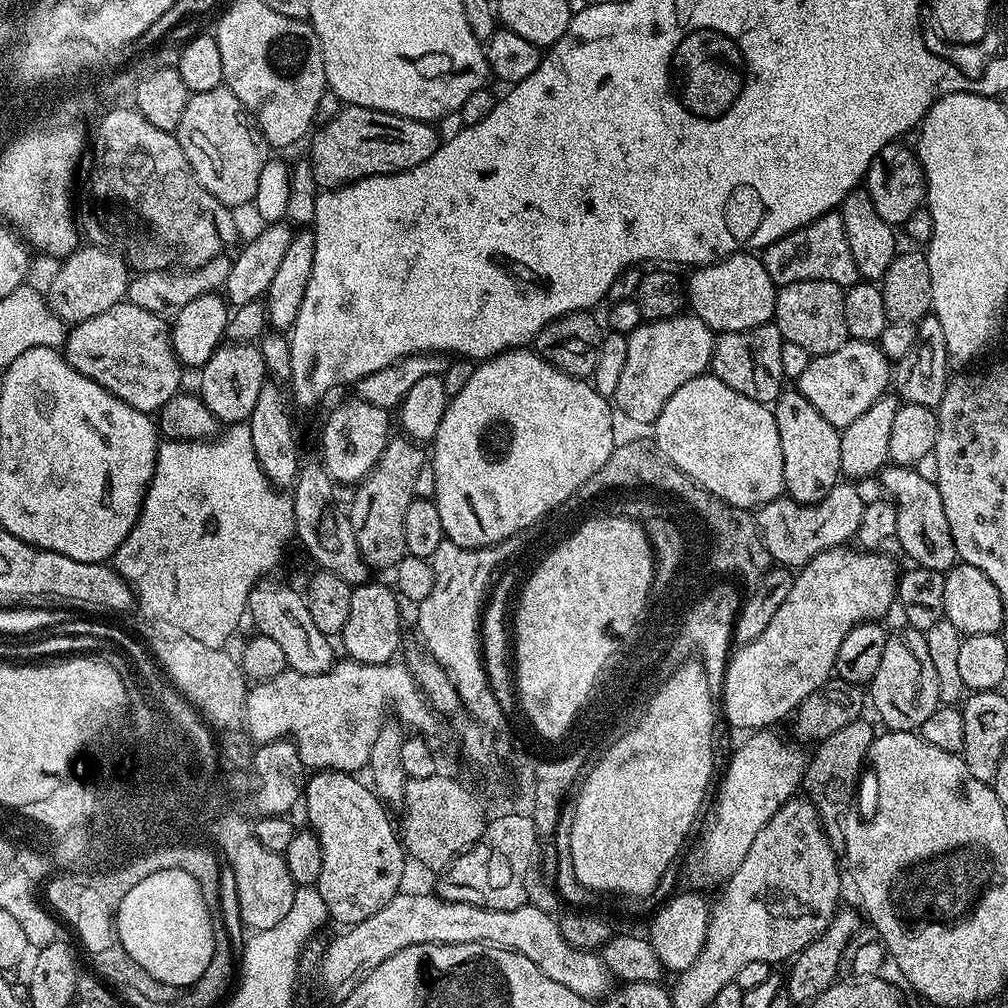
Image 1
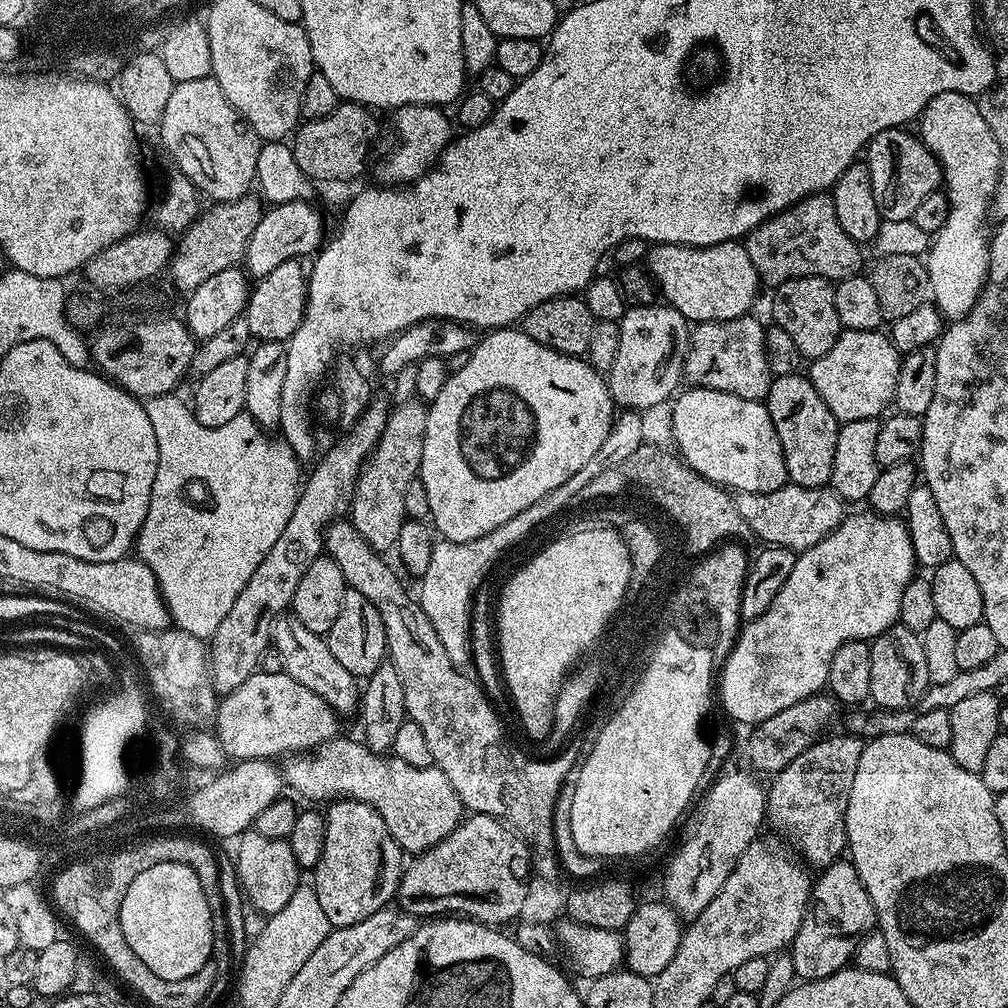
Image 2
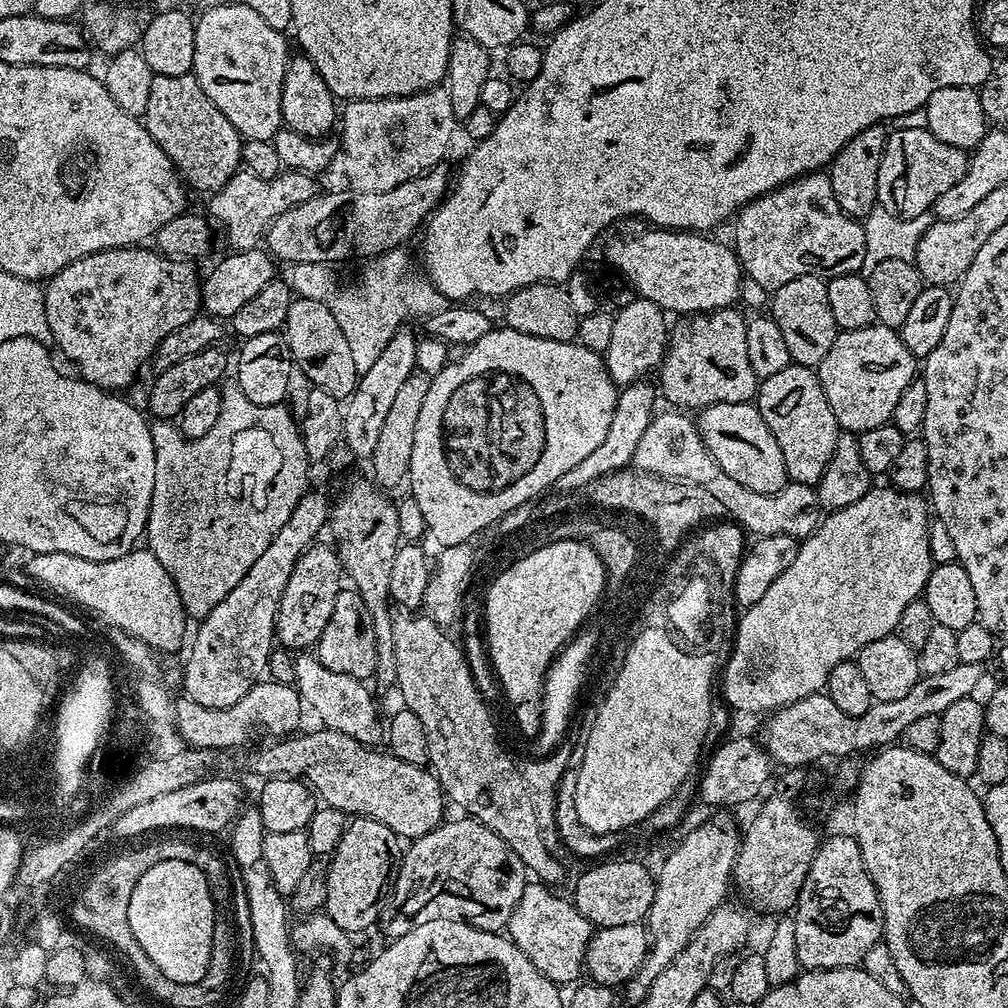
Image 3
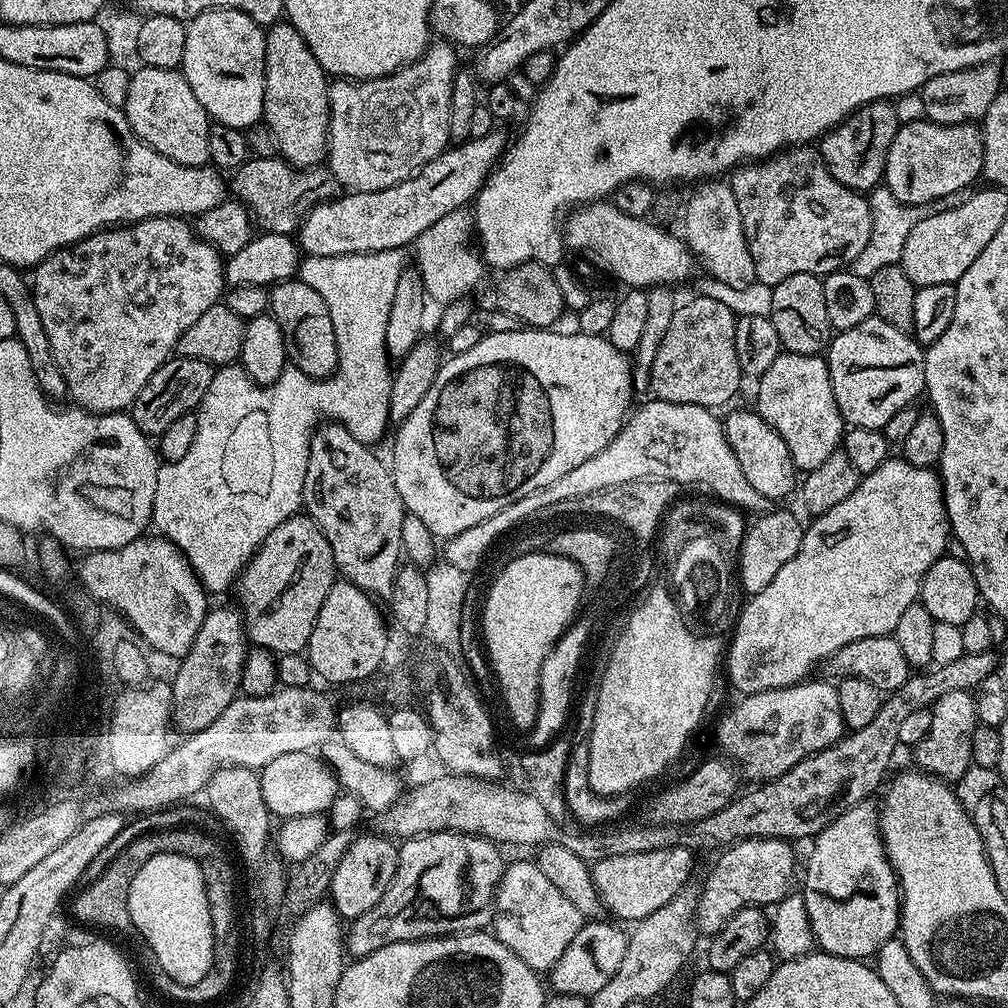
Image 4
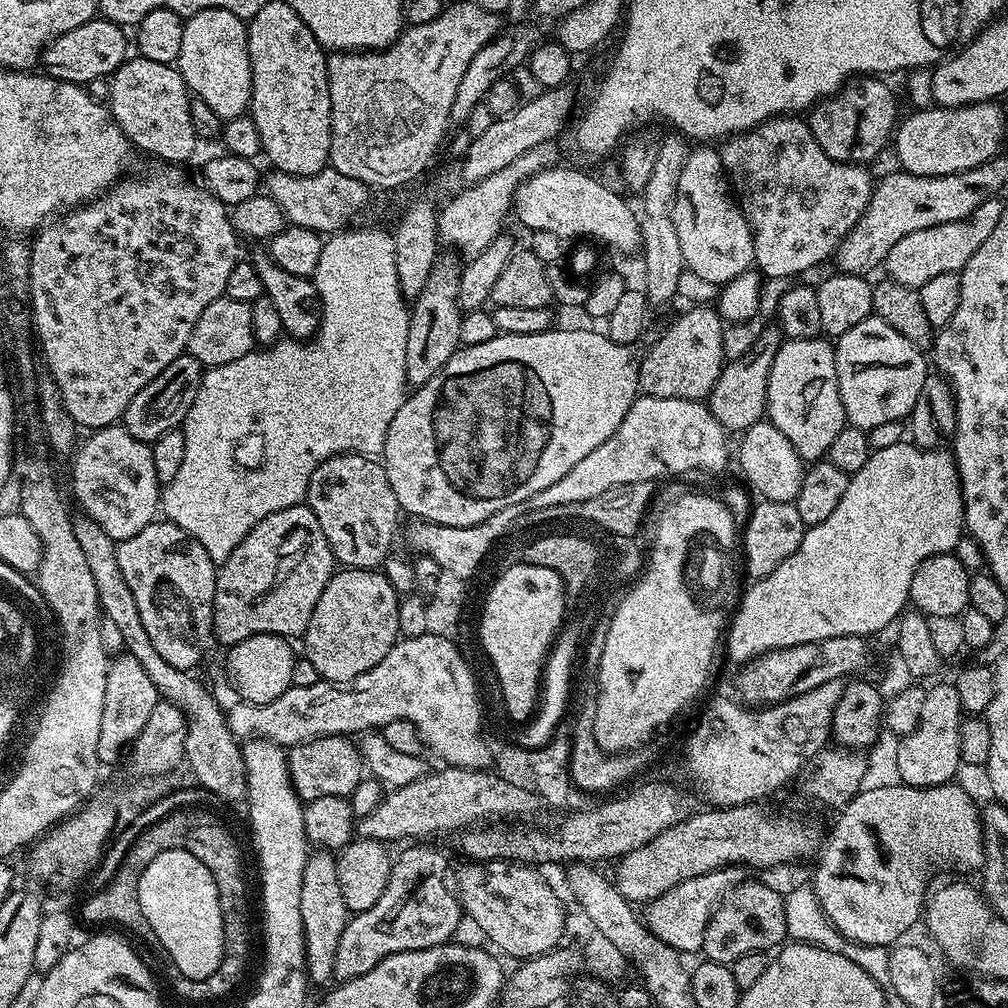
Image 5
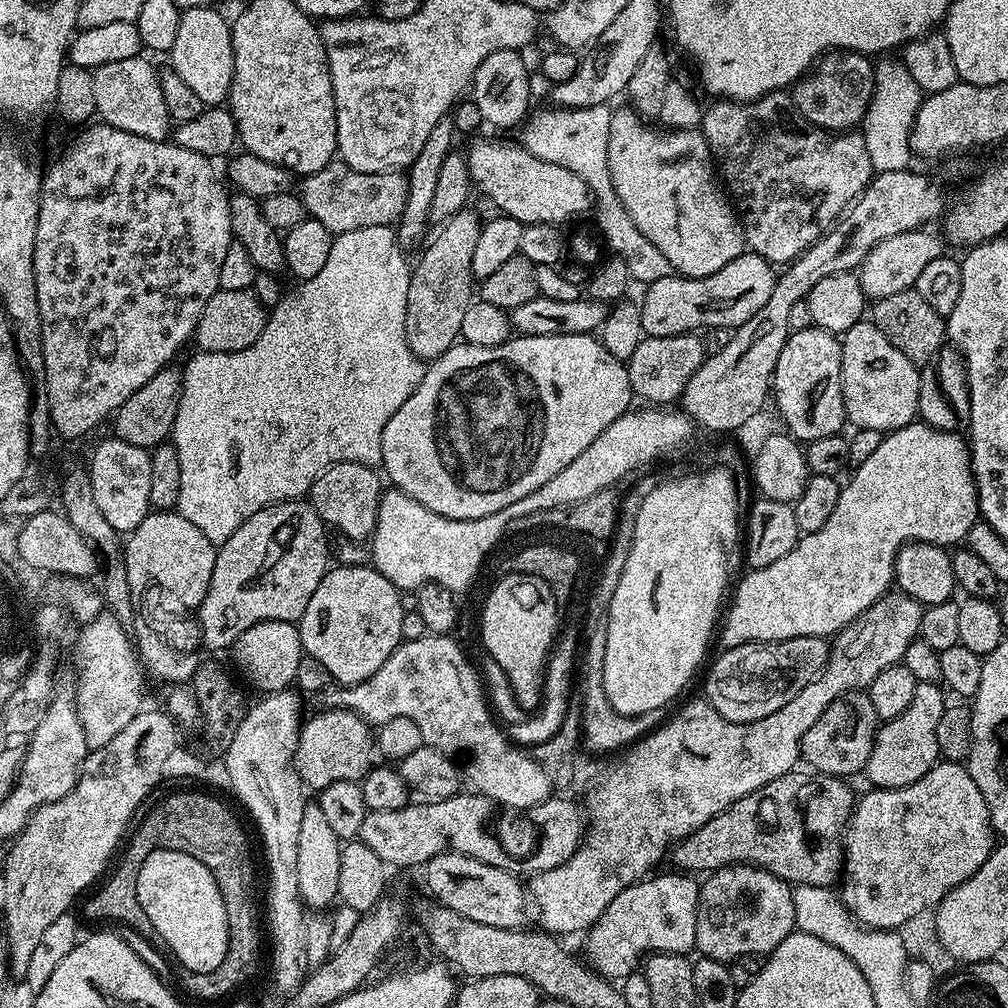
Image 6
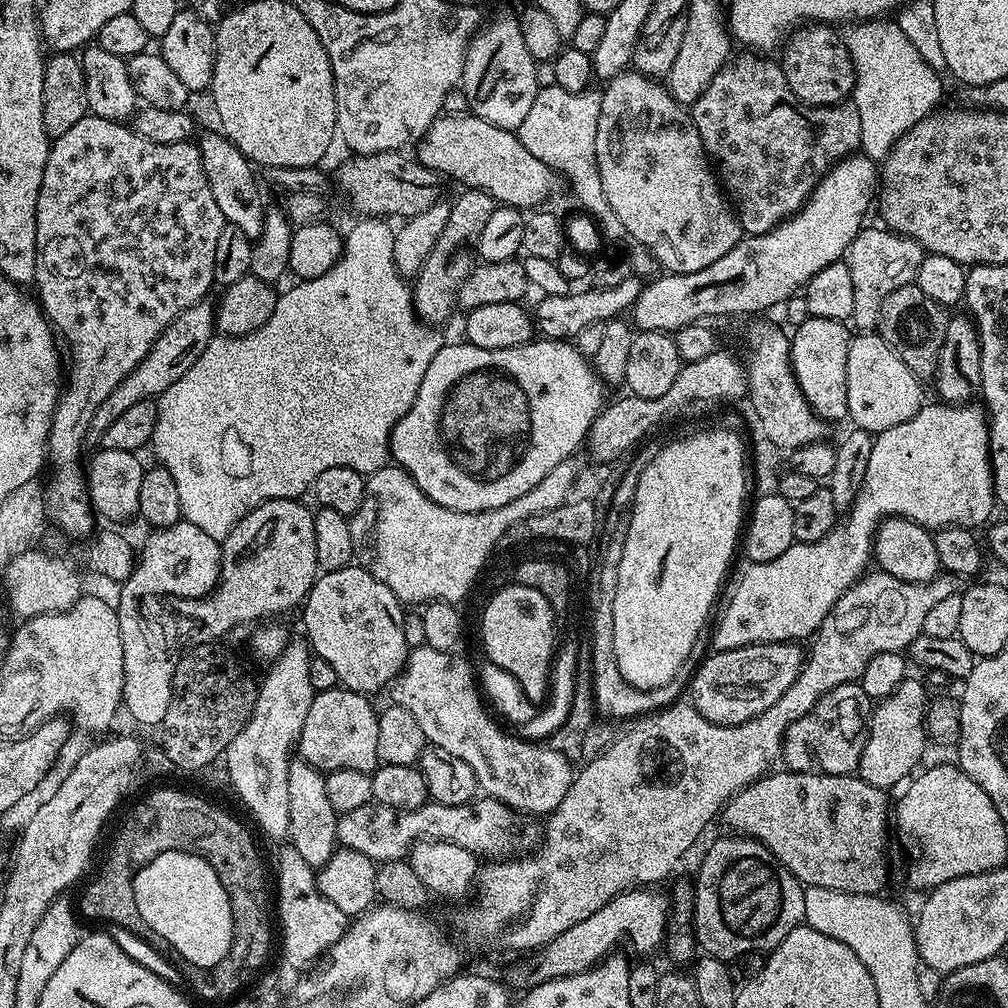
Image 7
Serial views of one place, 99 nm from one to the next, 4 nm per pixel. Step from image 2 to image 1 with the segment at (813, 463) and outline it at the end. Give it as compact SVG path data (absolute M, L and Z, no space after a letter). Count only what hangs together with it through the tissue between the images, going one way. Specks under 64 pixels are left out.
M785 390L774 405L782 438L782 470L787 495L800 504L816 504L838 483L838 429L830 426L798 390Z

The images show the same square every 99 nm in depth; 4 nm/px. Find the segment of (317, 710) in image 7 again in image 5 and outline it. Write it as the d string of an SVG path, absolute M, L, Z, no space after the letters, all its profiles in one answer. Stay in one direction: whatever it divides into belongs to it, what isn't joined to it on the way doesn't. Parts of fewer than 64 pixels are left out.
M319 736L305 744L291 745L286 759L296 795L304 802L331 796L351 797L354 786L366 776L357 741L346 736Z

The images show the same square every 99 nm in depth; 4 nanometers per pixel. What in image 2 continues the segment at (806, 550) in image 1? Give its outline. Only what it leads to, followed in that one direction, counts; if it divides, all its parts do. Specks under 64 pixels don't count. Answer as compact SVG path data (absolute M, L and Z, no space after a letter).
M794 483L783 484L773 492L737 492L734 499L738 514L746 518L752 536L773 548L789 548L797 554L822 542L843 522L846 515L845 501L831 487L803 488Z

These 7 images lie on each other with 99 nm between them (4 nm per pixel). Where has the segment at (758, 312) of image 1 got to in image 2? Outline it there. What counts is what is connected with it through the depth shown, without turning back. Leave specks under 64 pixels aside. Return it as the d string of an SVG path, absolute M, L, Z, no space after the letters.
M731 240L709 248L681 244L657 244L648 252L646 268L658 285L661 297L689 322L726 322L753 311L752 303L762 291L760 275L750 262L743 243Z

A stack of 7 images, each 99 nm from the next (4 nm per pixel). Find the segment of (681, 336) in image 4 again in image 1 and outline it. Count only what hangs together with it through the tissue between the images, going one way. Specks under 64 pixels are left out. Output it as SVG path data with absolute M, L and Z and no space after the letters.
M769 322L745 332L721 332L715 337L715 342L710 365L711 375L726 382L730 390L738 390L738 394L754 398L754 402L775 405L780 399L780 393L786 388L781 363L785 338L776 323Z

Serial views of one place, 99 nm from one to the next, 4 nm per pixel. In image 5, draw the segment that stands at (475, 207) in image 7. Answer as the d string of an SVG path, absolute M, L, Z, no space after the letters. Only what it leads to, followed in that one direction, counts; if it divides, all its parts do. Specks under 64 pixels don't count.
M455 255L437 259L435 265L430 270L430 276L426 278L426 286L416 295L416 299L411 301L408 314L408 333L406 334L406 378L413 389L422 387L461 347L460 342L460 317L462 309L458 302L458 282L460 281L461 265L456 264Z

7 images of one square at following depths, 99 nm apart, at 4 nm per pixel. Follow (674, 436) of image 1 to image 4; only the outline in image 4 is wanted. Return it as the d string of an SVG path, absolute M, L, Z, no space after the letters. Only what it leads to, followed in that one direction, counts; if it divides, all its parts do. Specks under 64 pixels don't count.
M755 410L732 412L728 417L723 417L722 423L728 444L734 450L734 458L738 458L742 474L746 474L750 486L754 486L754 490L758 490L758 494L762 494L770 502L776 502L791 492L793 495L798 484L798 469L790 458L786 442L782 442L772 425L767 424L764 417Z

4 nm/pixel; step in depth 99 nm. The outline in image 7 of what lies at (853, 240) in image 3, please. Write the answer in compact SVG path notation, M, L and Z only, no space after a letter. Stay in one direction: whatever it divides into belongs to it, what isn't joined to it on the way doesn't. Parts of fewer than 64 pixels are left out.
M733 55L728 63L718 70L718 74L714 74L714 78L706 86L706 90L702 90L700 97L690 105L690 115L694 126L698 130L698 134L702 138L702 146L705 152L708 153L708 159L718 173L718 179L723 191L726 193L729 201L734 205L734 211L739 219L741 229L747 235L757 236L758 234L766 234L772 231L782 221L794 215L807 202L808 195L815 190L816 183L827 174L828 169L840 160L843 160L845 156L853 155L859 149L860 139L862 138L862 122L858 118L858 110L851 102L832 104L829 108L812 108L808 104L803 104L790 90L790 86L784 77L784 72L780 69L780 65L775 59L753 58L751 55L748 56Z

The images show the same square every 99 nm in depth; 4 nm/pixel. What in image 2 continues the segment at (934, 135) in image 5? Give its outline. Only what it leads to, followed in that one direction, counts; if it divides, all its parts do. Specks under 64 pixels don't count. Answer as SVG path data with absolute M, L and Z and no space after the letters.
M891 128L878 133L867 146L866 163L873 183L874 202L884 220L911 220L919 203L939 191L943 183L943 172L936 156L923 140L904 128Z

